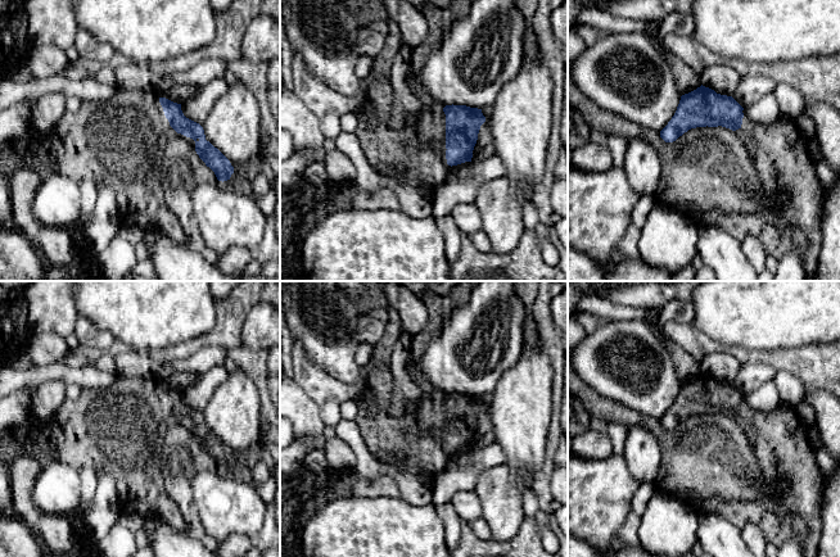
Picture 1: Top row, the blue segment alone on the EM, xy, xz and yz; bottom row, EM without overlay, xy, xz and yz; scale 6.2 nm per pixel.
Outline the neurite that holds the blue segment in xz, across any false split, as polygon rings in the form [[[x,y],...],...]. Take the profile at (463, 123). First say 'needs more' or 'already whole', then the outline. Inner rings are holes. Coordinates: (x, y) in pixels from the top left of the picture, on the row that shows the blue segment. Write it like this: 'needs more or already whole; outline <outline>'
needs more; outline [[[389,77],[372,82],[367,98],[375,109],[378,126],[369,128],[360,118],[354,135],[367,162],[394,168],[399,184],[412,185],[428,195],[444,182],[452,166],[471,162],[480,126],[486,122],[482,109],[466,105],[446,105],[428,96],[411,83],[415,96],[423,101],[417,119],[405,128],[389,126],[396,94]]]

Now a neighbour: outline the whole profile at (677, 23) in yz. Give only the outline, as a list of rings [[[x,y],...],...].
[[[673,12],[668,14],[660,23],[659,27],[659,40],[663,41],[665,35],[682,35],[694,36],[695,21],[692,13],[681,14]]]

